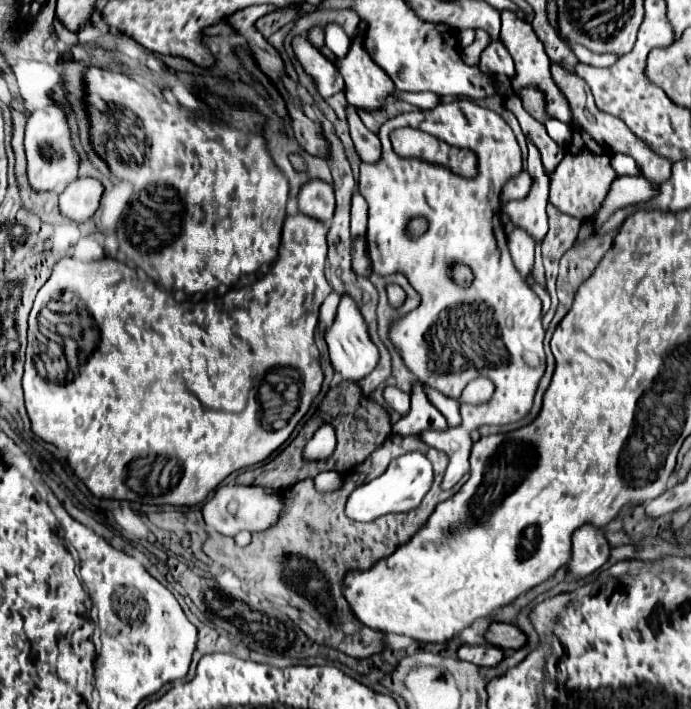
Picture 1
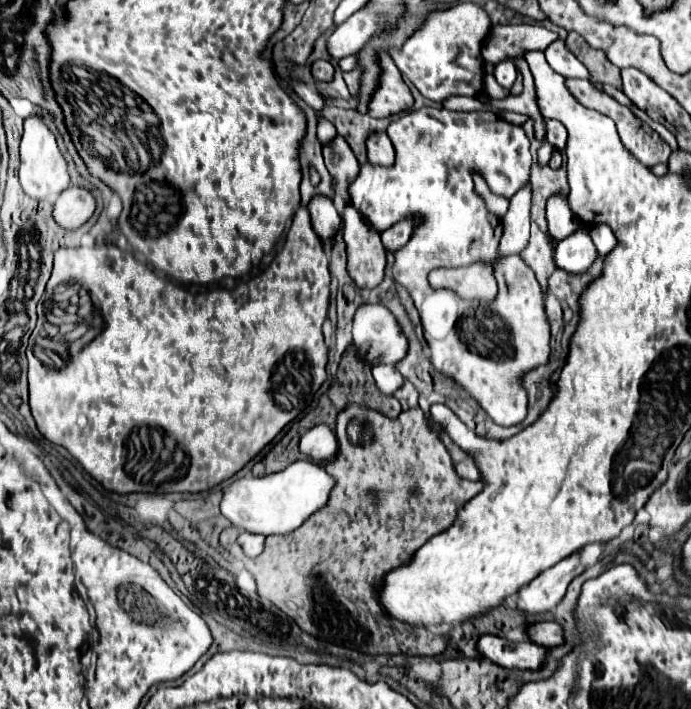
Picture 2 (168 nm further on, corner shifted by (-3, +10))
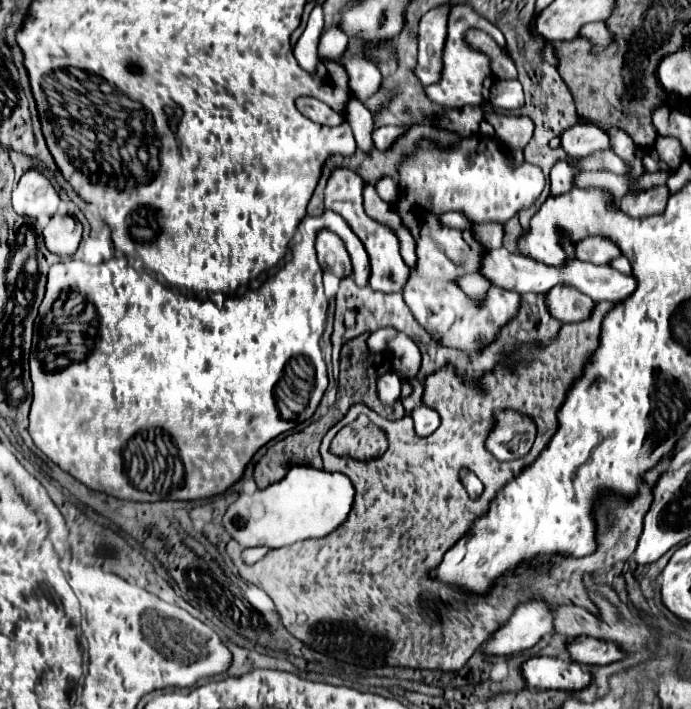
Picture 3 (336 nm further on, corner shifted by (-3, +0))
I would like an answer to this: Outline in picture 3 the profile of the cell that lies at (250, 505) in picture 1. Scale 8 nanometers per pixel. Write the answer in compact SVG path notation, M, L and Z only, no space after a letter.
M294 466L282 482L270 484L254 494L240 494L224 514L226 532L244 548L268 546L282 548L308 538L322 538L348 520L354 500L350 478L340 472L316 470L312 466Z

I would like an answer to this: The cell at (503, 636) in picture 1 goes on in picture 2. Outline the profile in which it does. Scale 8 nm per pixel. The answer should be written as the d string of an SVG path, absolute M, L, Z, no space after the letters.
M538 622L538 624L534 624L534 626L528 628L528 636L530 636L536 644L542 644L542 646L546 646L546 648L564 644L562 626L560 626L558 622Z

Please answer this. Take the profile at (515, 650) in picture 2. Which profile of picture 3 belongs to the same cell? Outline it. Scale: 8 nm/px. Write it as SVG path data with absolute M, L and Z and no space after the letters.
M534 656L520 666L522 678L528 686L578 690L590 684L590 674L582 672L580 664L572 660L560 660L550 656Z

